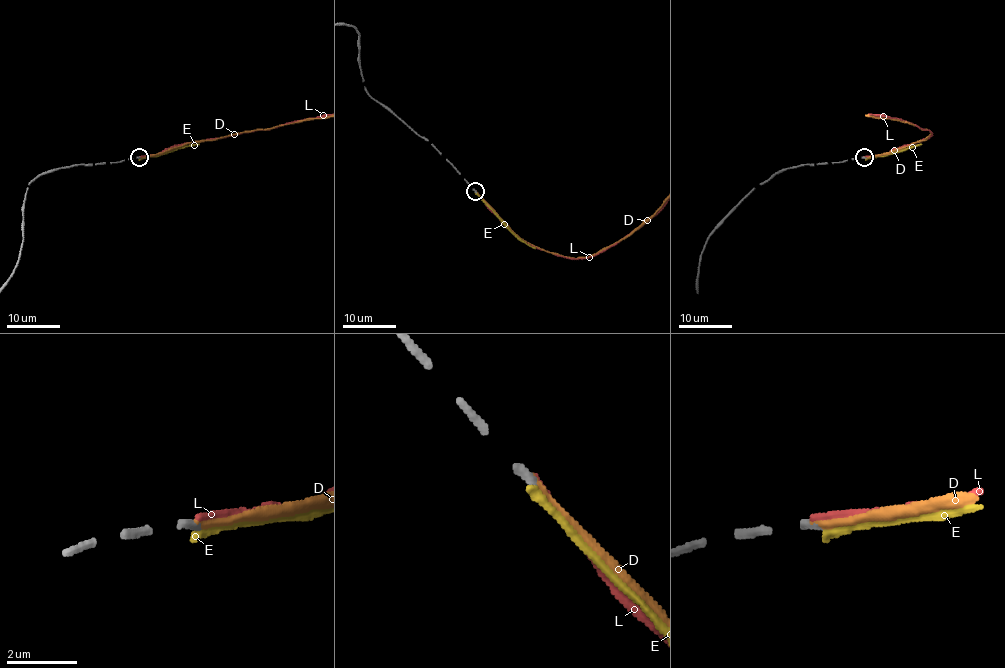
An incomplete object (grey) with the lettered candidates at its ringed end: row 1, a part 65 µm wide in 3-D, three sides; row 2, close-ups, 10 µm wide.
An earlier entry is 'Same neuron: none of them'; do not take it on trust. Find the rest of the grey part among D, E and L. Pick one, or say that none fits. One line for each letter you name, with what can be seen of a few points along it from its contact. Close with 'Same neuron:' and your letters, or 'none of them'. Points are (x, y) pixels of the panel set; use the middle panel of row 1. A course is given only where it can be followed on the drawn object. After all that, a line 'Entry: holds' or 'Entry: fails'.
Same neuron: D
Entry: fails

